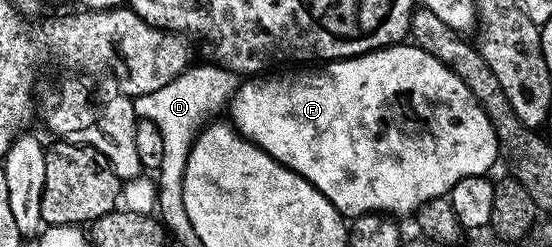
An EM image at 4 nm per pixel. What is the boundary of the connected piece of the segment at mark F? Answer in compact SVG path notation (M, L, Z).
M399 43L396 45L389 45L383 49L374 49L371 53L362 53L358 57L344 57L340 61L328 61L325 62L321 67L313 73L313 68L306 67L303 73L282 73L279 77L270 77L265 81L265 76L254 75L249 79L243 80L237 91L234 93L234 98L229 103L228 114L230 113L229 120L232 122L235 129L246 137L253 145L259 145L263 151L268 155L272 155L272 159L276 159L281 163L281 165L288 165L291 169L296 170L300 176L304 179L308 179L308 183L312 183L317 187L317 189L326 198L333 203L337 208L339 213L345 215L347 218L353 219L360 216L361 213L384 213L390 215L399 215L398 213L410 213L413 214L422 204L424 204L428 199L436 199L437 197L444 197L449 194L450 188L452 188L456 183L460 183L460 179L465 177L481 177L483 175L489 174L490 168L494 165L494 160L498 161L500 154L498 149L498 139L497 135L494 134L494 129L492 123L489 121L488 115L485 113L484 107L473 97L472 90L469 90L465 86L464 82L453 73L452 70L447 67L440 58L433 58L427 51L424 51L420 46L413 43Z

